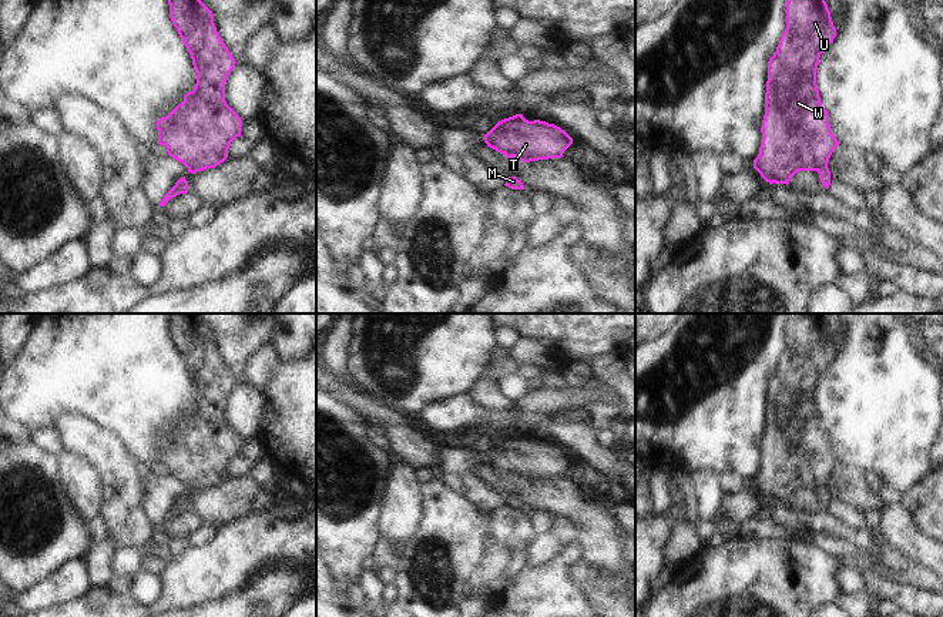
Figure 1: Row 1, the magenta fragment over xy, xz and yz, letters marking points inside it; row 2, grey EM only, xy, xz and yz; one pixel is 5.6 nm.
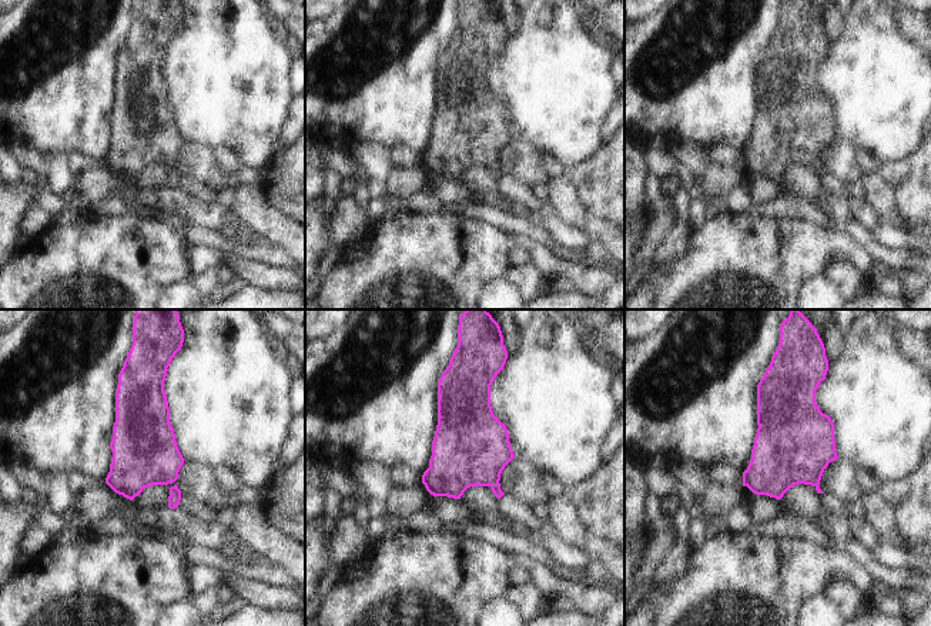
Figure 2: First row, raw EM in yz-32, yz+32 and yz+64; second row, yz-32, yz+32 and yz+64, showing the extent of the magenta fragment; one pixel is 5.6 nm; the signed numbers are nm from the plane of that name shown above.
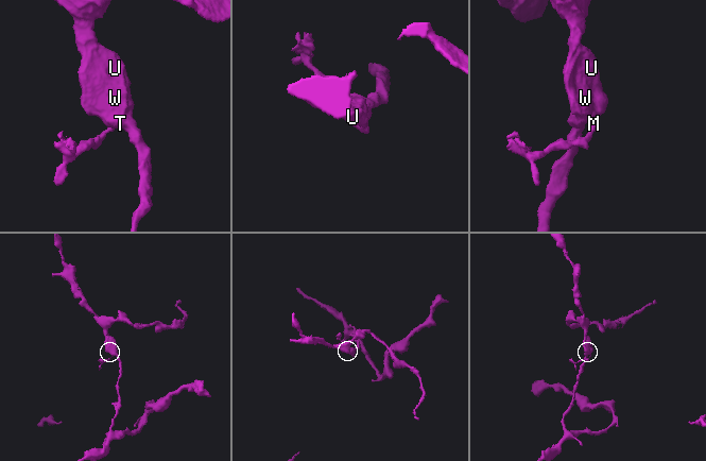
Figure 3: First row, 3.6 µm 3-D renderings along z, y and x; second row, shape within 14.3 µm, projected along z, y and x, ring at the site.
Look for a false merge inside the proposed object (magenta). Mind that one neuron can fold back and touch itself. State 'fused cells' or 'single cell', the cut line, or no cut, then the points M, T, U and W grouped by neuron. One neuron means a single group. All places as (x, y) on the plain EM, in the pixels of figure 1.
fused cells; cut yz (826, 483), (818, 490); groups M / T U W

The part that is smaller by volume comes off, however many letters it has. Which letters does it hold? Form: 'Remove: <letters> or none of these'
Remove: M

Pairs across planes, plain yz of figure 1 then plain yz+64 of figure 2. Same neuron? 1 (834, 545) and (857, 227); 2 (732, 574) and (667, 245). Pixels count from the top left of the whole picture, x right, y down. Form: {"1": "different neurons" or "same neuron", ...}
{"1": "same neuron", "2": "different neurons"}

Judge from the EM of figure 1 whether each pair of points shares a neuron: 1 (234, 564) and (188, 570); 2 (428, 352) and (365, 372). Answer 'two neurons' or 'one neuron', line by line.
1: one neuron
2: one neuron

